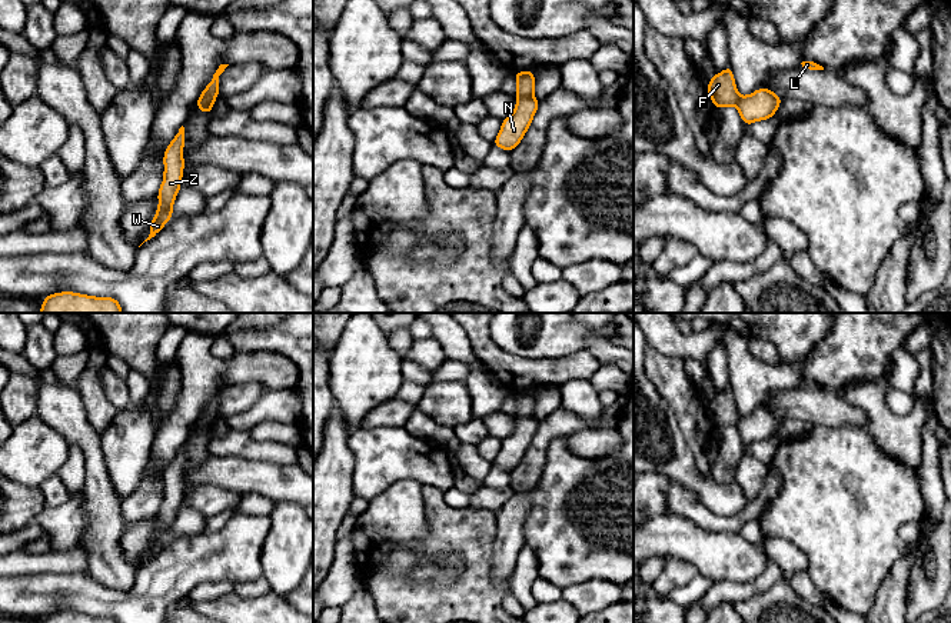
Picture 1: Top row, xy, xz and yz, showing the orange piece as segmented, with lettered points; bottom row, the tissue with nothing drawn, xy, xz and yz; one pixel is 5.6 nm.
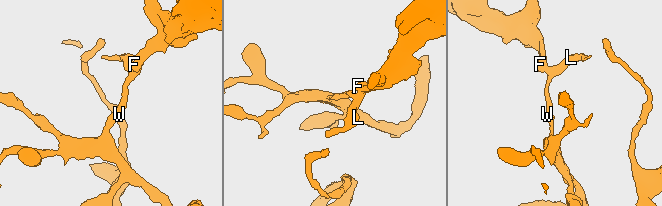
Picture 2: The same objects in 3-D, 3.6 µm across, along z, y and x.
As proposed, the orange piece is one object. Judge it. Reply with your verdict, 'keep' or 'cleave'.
cleave

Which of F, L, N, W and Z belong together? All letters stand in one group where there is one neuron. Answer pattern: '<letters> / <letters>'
F / L N W Z

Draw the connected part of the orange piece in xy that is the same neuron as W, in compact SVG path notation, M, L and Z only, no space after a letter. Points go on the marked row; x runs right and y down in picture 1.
M182 126L172 140L172 143L164 150L164 179L157 191L159 209L150 223L150 234L144 240L154 237L163 226L173 217L173 201L180 190L182 176L184 169L183 160L183 144L186 140L184 127Z

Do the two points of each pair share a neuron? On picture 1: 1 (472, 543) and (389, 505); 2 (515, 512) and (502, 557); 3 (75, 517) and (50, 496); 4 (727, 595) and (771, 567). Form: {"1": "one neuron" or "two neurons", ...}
{"1": "two neurons", "2": "one neuron", "3": "two neurons", "4": "one neuron"}

